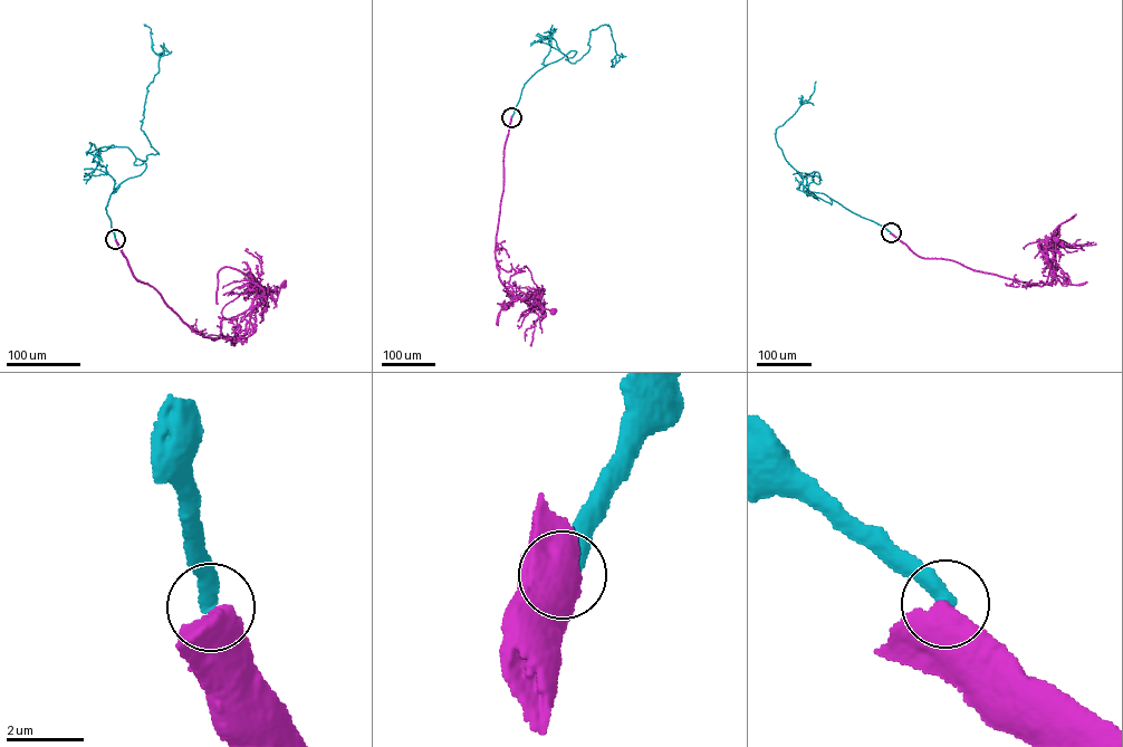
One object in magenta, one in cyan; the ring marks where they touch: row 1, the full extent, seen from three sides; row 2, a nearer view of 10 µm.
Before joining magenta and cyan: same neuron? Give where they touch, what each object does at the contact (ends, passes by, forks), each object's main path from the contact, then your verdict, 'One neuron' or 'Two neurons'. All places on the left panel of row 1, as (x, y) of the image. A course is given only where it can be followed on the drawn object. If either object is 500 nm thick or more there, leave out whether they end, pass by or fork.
Place: (115, 239). Course of magenta: (115, 239), (135, 278), (214, 340), (222, 319), (259, 303), (259, 284), (276, 300), (284, 285). Course of cyan: (115, 239), (105, 209), (111, 194), (143, 172), (135, 159), (159, 154), (141, 128), (160, 57), (144, 25). Two neurons

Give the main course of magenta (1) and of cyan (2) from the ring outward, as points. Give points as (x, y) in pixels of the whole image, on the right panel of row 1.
1: (891, 232), (921, 257), (950, 259), (1040, 285), (1052, 269), (1043, 251), (1053, 241), (1056, 251), (1057, 240)
2: (891, 232), (809, 191), (808, 183), (821, 179), (800, 176), (777, 145), (776, 130), (809, 99), (815, 82)

